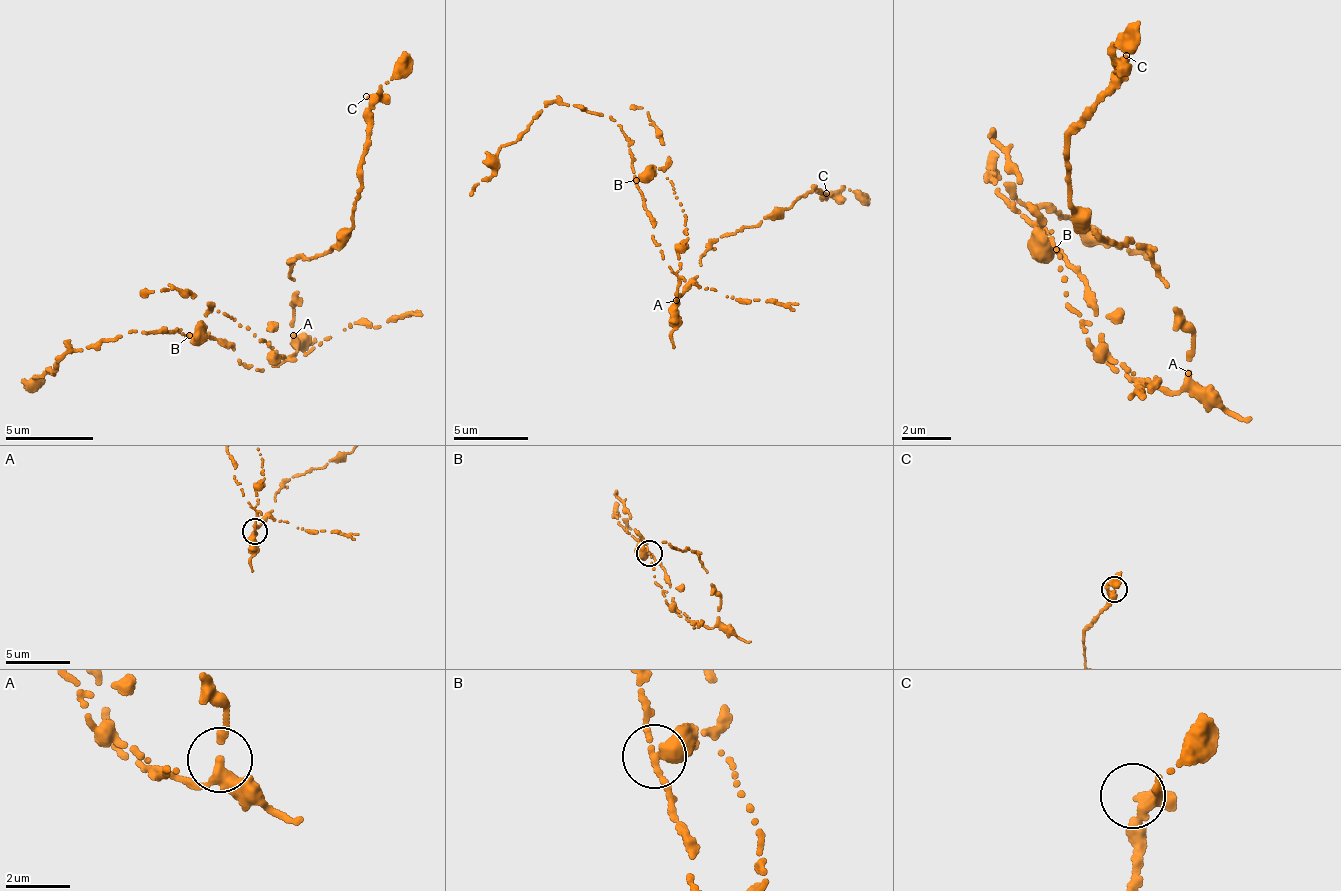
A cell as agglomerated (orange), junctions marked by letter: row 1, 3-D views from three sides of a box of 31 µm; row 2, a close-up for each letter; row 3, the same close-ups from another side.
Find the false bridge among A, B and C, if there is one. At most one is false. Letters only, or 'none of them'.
B

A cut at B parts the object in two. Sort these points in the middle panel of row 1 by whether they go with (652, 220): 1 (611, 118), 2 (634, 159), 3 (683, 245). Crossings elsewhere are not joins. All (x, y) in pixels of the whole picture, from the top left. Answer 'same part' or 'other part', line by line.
1: same part
2: same part
3: other part

